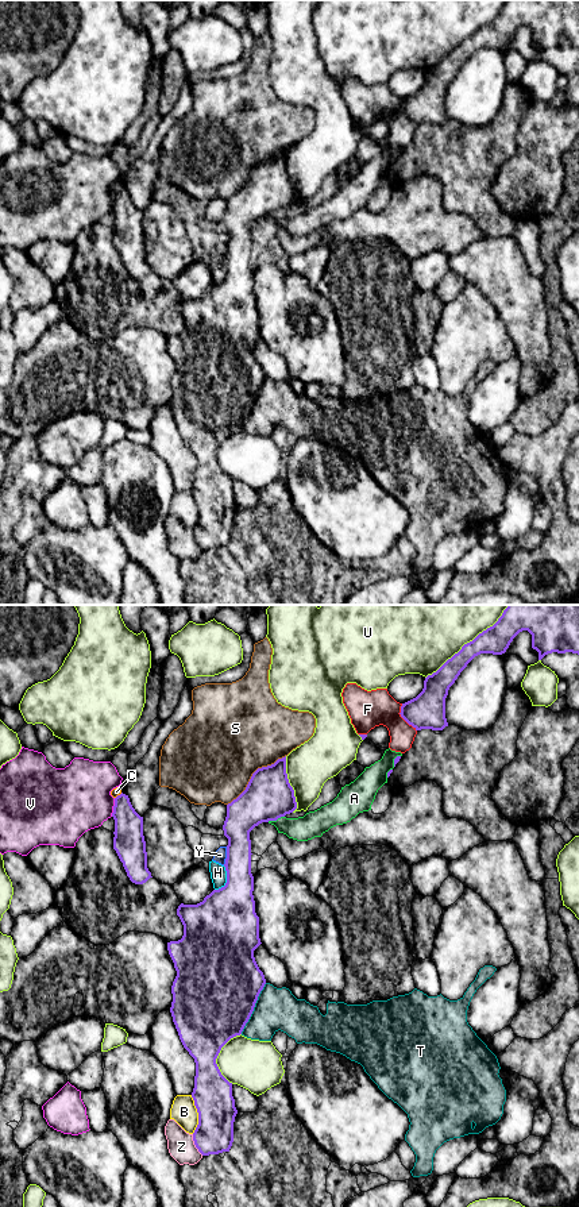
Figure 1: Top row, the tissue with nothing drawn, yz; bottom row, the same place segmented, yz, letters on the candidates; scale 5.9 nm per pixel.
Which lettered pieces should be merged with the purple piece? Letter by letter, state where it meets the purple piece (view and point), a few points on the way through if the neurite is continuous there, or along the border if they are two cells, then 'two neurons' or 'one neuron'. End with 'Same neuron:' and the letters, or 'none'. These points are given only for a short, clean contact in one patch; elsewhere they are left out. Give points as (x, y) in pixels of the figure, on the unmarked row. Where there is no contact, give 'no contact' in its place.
A: contact yz (276, 215); two neurons
B: contact yz (199, 509); two neurons
C: contact yz (118, 191); way yz (128, 220), (118, 191), (116, 186); one neuron
F: contact yz (402, 112); two neurons
H: contact yz (227, 276); border yz (224, 261), (226, 278), (215, 285); two neurons
S: contact yz (253, 169); two neurons
T: contact yz (253, 404); two neurons
U: contact yz (470, 37); two neurons
V: contact yz (114, 203); two neurons
Y: contact yz (227, 251); border yz (227, 242), (227, 253), (223, 259); two neurons
Z: contact yz (195, 539); two neurons
Same neuron: C

